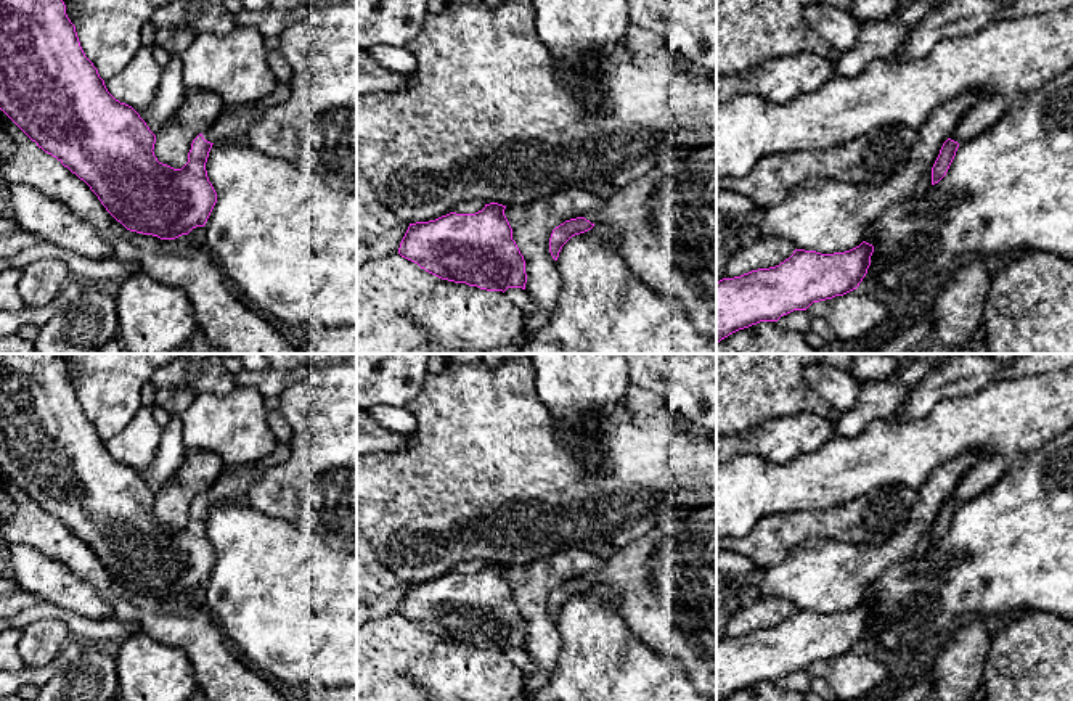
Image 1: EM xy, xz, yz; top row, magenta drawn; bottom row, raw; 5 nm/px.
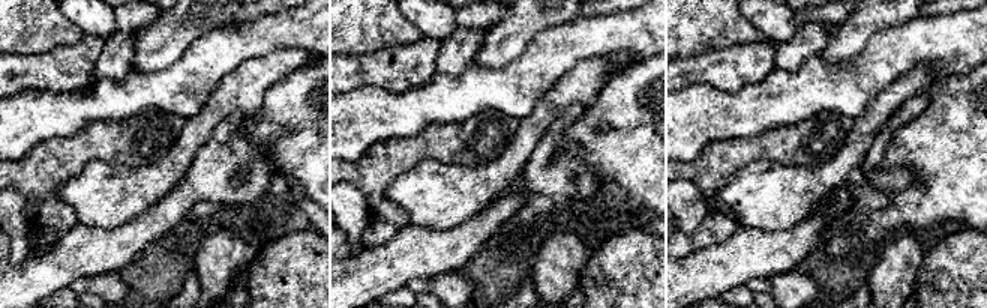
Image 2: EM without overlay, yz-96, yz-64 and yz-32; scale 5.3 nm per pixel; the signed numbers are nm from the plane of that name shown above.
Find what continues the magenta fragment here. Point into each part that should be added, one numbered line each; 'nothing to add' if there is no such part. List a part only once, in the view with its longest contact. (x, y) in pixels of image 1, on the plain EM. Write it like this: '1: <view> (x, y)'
1: xy (232, 487)

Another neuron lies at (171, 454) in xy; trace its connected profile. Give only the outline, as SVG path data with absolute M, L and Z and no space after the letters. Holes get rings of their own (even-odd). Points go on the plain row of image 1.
M156 389L156 404L170 415L170 423L162 428L161 444L145 479L149 490L157 495L185 461L182 413L188 410L196 392L188 389Z

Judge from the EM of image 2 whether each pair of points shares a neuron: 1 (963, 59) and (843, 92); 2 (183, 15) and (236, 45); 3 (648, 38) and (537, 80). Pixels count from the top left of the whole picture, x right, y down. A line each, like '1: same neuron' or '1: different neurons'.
1: same neuron
2: different neurons
3: same neuron

